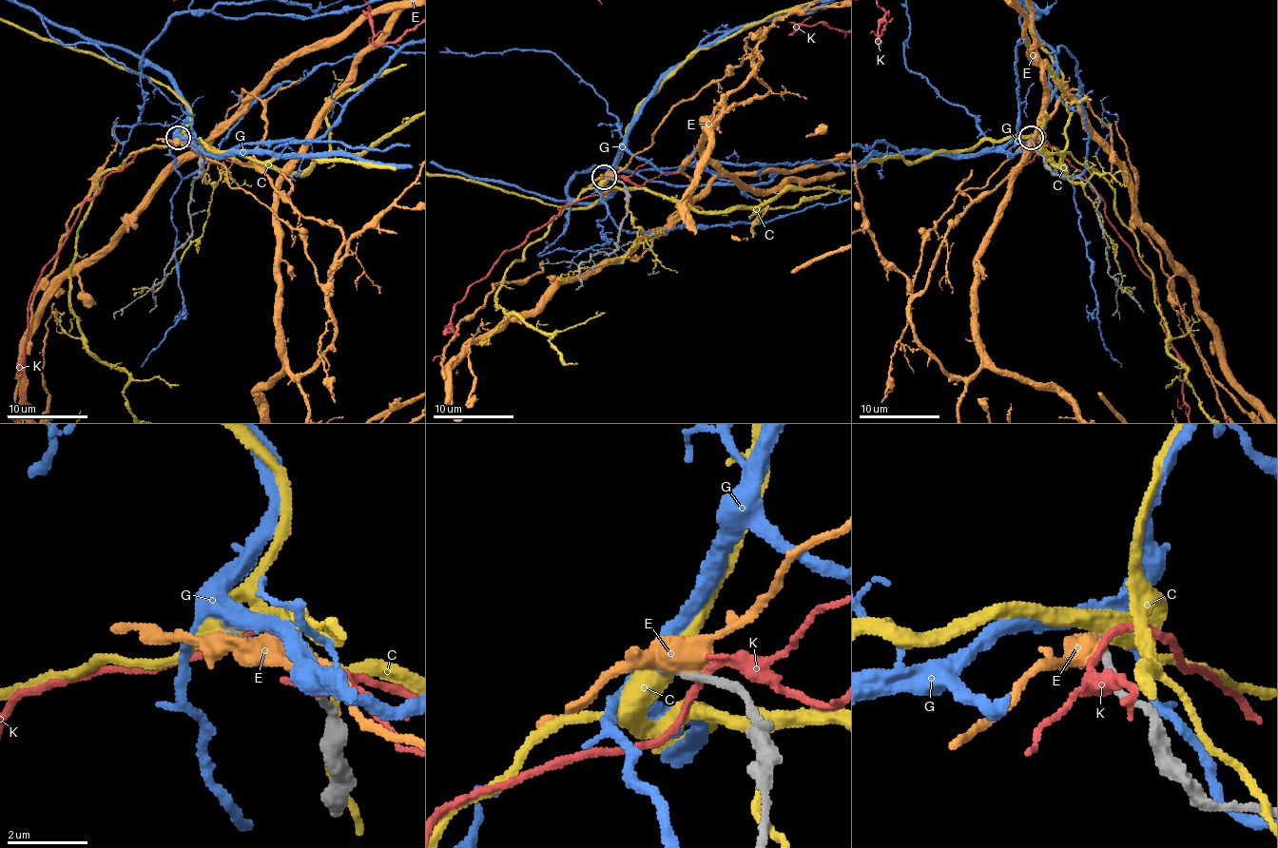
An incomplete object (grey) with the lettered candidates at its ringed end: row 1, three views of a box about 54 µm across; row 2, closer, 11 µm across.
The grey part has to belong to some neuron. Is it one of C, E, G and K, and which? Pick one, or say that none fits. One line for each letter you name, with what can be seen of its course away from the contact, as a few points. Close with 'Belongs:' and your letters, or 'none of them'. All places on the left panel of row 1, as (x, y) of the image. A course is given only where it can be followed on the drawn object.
Belongs: none of them

